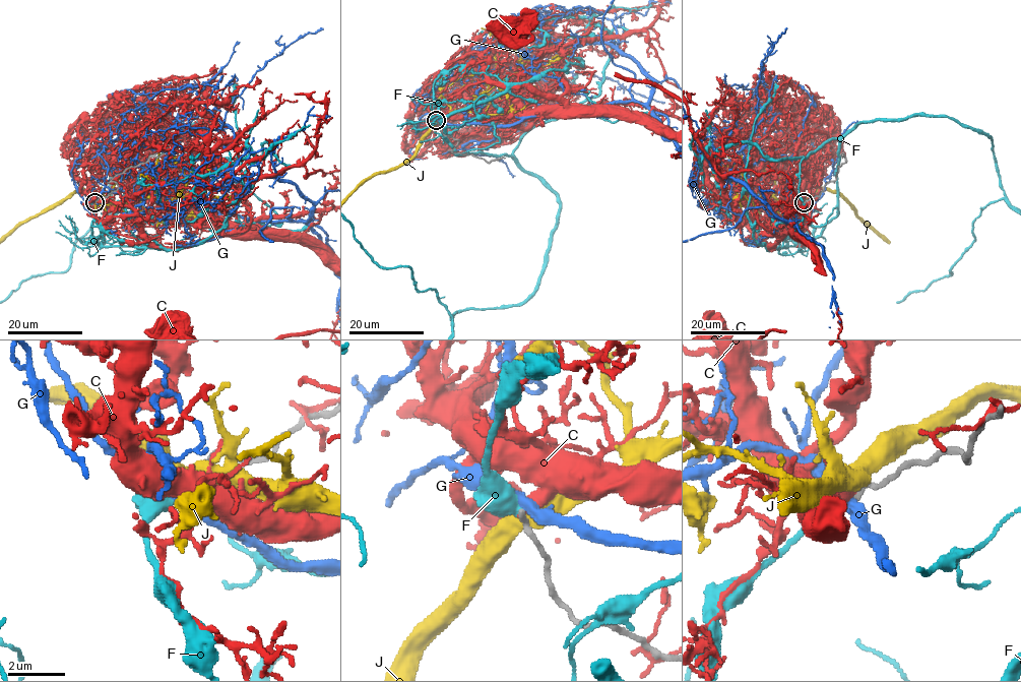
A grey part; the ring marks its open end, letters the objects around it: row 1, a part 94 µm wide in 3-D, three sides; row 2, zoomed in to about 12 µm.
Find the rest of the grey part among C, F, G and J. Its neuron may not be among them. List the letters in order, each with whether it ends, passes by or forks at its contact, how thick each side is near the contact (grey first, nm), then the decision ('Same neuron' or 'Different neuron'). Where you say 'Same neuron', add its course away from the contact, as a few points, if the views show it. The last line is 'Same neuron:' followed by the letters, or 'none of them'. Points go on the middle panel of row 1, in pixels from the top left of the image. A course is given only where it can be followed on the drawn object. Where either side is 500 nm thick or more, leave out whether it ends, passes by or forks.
C: It ends there. Thickness 200 nm (grey) against 380 nm. Different neuron
F: Thickness 200 nm (grey) against 600 nm. Different neuron
G: It passes by. Thickness 200 nm (grey) against 360 nm. Different neuron
J: Thickness 240 nm (grey) against 550 nm. Different neuron
Same neuron: none of them

